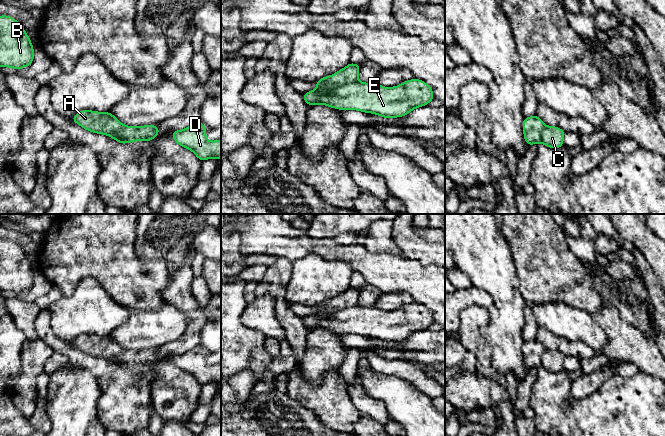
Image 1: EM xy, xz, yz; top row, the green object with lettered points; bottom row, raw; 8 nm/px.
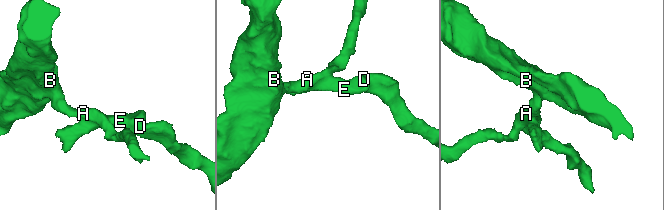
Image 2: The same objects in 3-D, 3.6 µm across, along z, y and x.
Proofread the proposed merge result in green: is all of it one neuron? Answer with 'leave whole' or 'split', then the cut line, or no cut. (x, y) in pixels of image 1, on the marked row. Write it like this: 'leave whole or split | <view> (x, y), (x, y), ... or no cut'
split | xz (357, 80), (335, 87), (315, 102), (308, 104)

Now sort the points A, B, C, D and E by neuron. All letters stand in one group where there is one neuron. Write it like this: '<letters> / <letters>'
A B / C D E

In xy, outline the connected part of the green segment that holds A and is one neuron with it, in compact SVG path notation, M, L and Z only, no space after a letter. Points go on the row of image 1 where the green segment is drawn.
M82 110L70 119L85 130L108 136L119 132L124 127L110 111L100 113L98 111Z

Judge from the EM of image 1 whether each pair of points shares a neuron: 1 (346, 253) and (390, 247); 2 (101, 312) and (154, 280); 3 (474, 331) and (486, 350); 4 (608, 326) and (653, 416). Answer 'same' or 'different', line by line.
1: different
2: different
3: same
4: different

